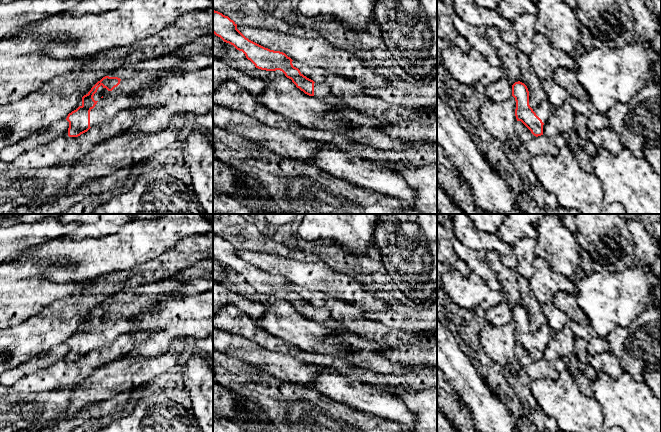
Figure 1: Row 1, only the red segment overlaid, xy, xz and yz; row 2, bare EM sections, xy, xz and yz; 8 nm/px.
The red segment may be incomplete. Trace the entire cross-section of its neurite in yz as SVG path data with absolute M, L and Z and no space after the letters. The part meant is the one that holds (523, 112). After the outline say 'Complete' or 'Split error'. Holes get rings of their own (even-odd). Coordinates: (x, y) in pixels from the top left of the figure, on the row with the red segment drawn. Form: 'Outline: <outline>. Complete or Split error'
Outline: M520 81L512 85L512 96L516 101L515 116L517 121L521 121L534 136L543 135L543 129L554 106L548 101L544 101L539 106L531 108L528 88Z. Split error

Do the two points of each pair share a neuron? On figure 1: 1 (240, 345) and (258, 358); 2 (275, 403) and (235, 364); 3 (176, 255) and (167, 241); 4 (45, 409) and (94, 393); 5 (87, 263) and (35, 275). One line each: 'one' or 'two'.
1: one
2: one
3: two
4: two
5: two

